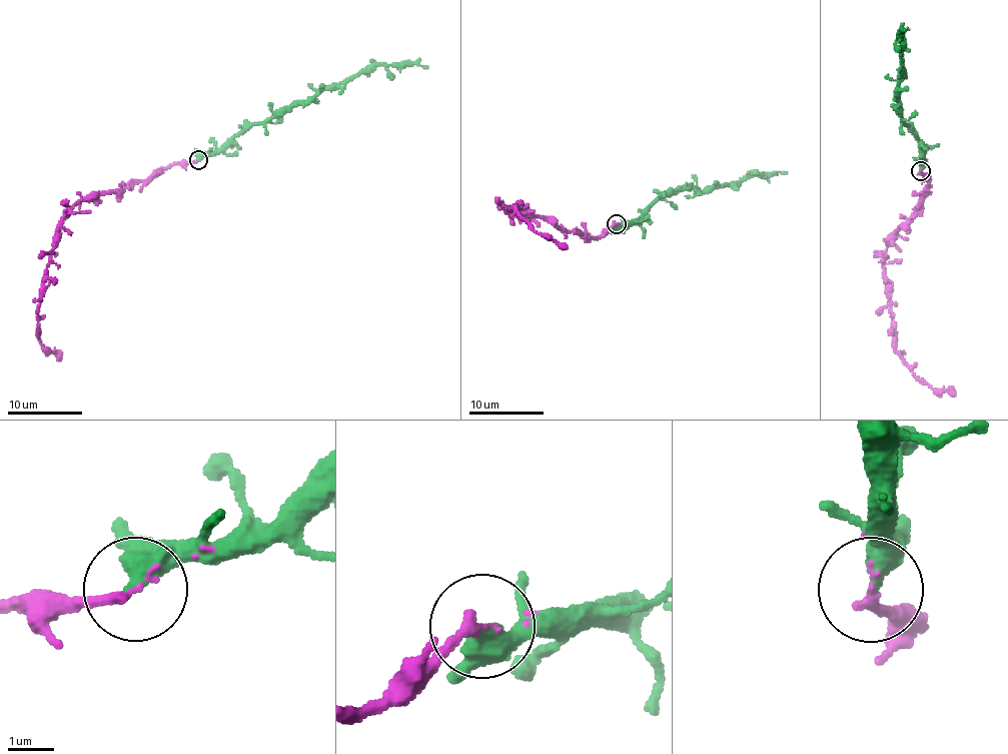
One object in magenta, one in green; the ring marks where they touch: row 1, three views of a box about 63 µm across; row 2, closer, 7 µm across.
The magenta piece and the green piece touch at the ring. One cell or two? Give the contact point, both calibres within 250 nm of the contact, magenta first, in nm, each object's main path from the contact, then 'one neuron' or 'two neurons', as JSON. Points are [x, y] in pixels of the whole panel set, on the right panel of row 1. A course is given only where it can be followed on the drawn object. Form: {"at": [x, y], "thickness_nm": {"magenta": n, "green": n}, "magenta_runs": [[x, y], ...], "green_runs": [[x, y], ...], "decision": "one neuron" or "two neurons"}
{"at": [920, 171], "thickness_nm": {"magenta": 240, "green": 360}, "magenta_runs": [[920, 171], [928, 178], [919, 203], [912, 217], [893, 234], [884, 265], [894, 350], [921, 381], [955, 396]], "green_runs": [[920, 171], [924, 153], [903, 120], [898, 98], [906, 73], [901, 56], [905, 49], [899, 36], [906, 30]], "decision": "one neuron"}

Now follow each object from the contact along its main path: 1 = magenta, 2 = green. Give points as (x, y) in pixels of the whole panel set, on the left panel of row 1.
1: (198, 160), (161, 167), (117, 191), (91, 192), (65, 215), (42, 283), (36, 332), (60, 360)
2: (198, 160), (264, 120), (296, 105), (311, 101), (324, 89), (334, 90), (377, 65), (414, 64), (427, 68)

